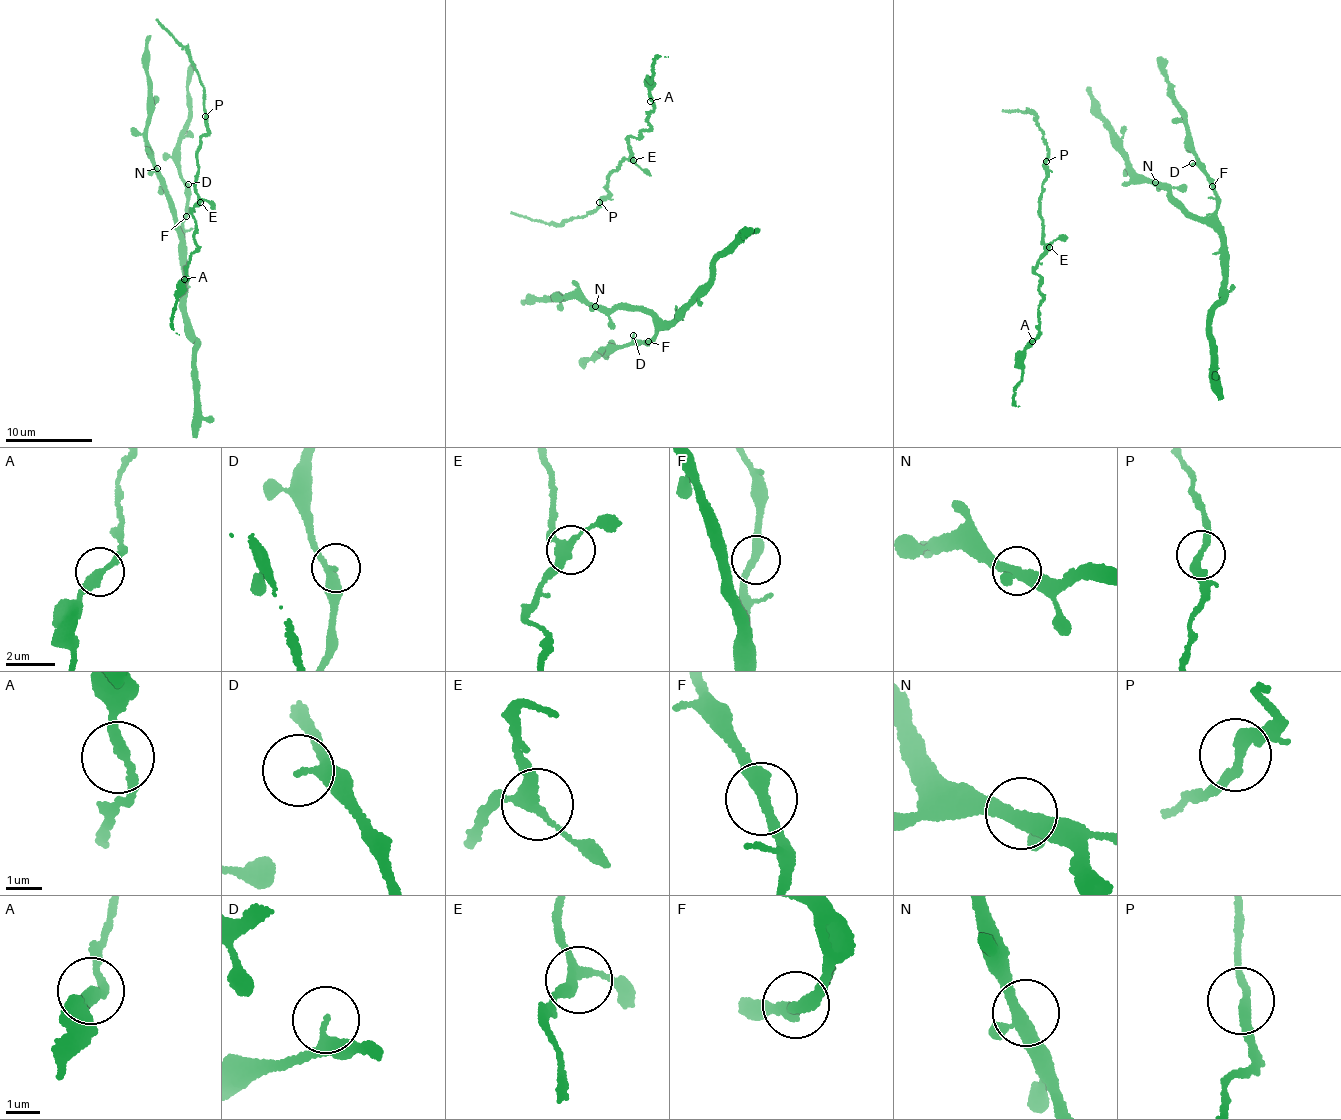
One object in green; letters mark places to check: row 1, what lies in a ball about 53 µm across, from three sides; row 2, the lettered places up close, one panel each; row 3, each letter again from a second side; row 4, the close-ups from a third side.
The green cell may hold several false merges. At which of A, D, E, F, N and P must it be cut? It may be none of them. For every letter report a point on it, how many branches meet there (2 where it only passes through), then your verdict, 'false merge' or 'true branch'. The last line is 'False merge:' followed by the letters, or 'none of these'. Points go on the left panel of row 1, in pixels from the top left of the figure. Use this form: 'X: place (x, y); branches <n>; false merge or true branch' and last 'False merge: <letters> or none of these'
A: place (184, 279); branches 2; true branch
D: place (188, 184); branches 2; true branch
E: place (200, 202); branches 3; true branch
F: place (186, 216); branches 2; true branch
N: place (157, 168); branches 3; true branch
P: place (205, 116); branches 2; true branch
False merge: none of these

